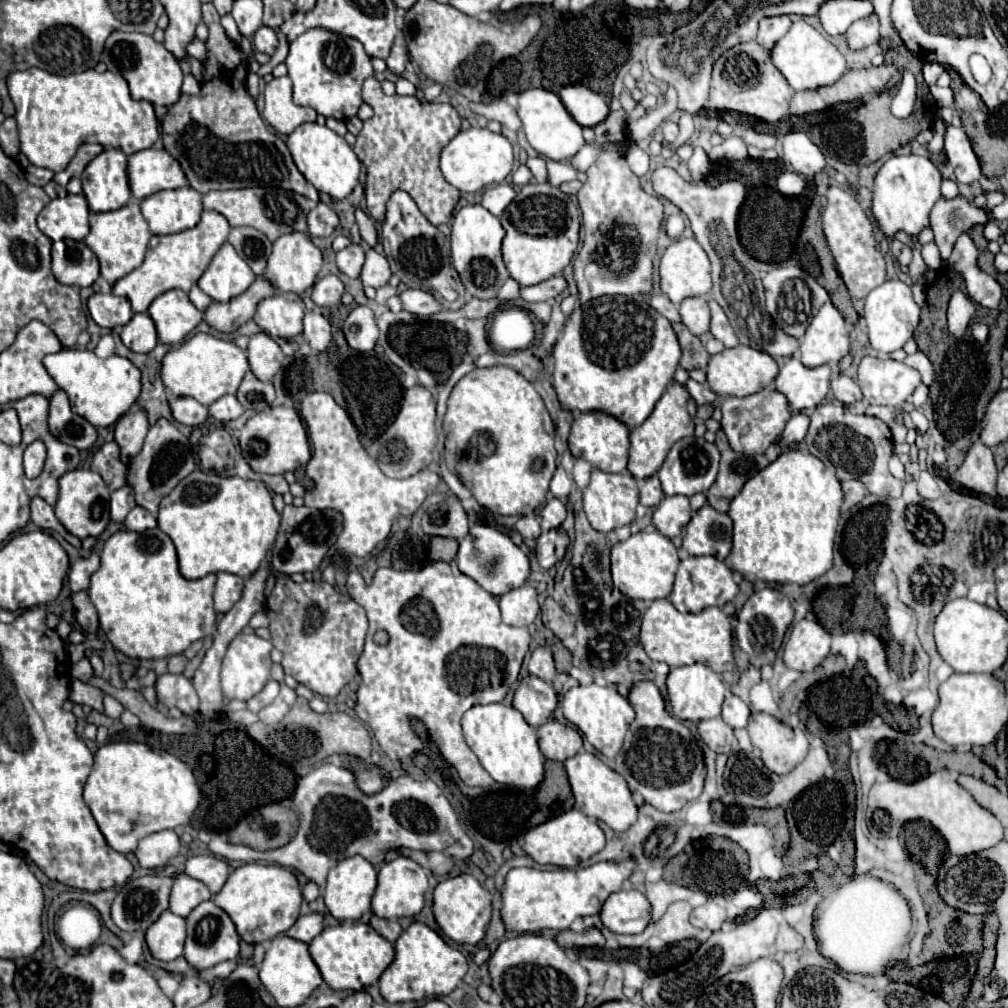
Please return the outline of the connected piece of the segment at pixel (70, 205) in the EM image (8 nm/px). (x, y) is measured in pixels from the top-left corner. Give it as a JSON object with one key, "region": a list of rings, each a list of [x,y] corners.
{"region":[[[82,194],[54,198],[38,216],[38,228],[52,240],[84,240],[88,234],[88,204]]]}

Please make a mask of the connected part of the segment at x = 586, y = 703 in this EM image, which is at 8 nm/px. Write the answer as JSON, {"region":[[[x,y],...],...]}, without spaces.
{"region":[[[574,686],[566,692],[562,700],[564,718],[578,726],[578,730],[584,734],[584,738],[606,758],[614,758],[624,742],[624,734],[628,732],[630,722],[634,720],[634,710],[630,702],[616,692],[614,686]]]}

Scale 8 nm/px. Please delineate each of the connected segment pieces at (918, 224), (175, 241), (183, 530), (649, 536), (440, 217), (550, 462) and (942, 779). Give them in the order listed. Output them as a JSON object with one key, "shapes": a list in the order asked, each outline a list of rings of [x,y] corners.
{"shapes":[[[[892,156],[878,170],[872,184],[872,216],[876,226],[886,238],[894,238],[896,232],[918,236],[930,226],[930,210],[940,198],[940,170],[926,156]]],[[[204,212],[202,220],[190,230],[184,230],[178,234],[168,234],[168,236],[152,236],[144,262],[138,268],[134,268],[130,274],[120,278],[114,284],[112,292],[116,296],[126,296],[130,300],[134,312],[146,312],[148,306],[152,304],[152,300],[156,296],[164,294],[166,290],[180,288],[180,290],[188,292],[198,282],[198,278],[204,274],[204,270],[208,268],[210,260],[220,250],[220,244],[226,242],[228,232],[230,232],[228,220],[222,214]]],[[[194,470],[160,502],[158,528],[168,534],[178,552],[180,574],[188,580],[206,574],[230,572],[252,576],[266,552],[272,548],[280,526],[280,514],[272,506],[272,496],[264,482],[222,478]]],[[[652,515],[638,516],[629,525],[610,532],[616,532],[618,538],[616,546],[610,548],[613,586],[634,600],[658,600],[670,596],[680,558],[670,538],[662,536],[653,525]]],[[[368,78],[364,82],[362,100],[374,110],[374,116],[364,122],[364,128],[356,138],[354,152],[366,166],[366,176],[368,176],[366,178],[366,202],[368,202],[370,216],[376,222],[384,222],[388,198],[392,196],[392,192],[404,190],[412,196],[412,200],[418,204],[420,212],[428,218],[430,224],[434,224],[434,226],[446,224],[452,218],[452,212],[454,212],[454,206],[460,198],[460,192],[444,180],[440,166],[438,166],[438,158],[440,158],[442,148],[460,132],[462,120],[460,120],[458,112],[450,104],[434,104],[434,102],[420,104],[414,96],[398,96],[398,94],[386,96],[376,78]]],[[[508,366],[474,368],[452,390],[444,414],[446,466],[462,480],[480,506],[502,516],[530,516],[546,500],[550,478],[556,470],[554,422],[532,386],[520,372]]],[[[938,770],[914,784],[890,780],[884,784],[874,784],[870,788],[866,822],[872,836],[894,838],[898,836],[900,826],[910,820],[930,822],[944,836],[950,854],[956,856],[968,856],[980,850],[988,850],[996,846],[1004,834],[998,818],[976,804],[976,800],[956,782],[956,778],[948,770]]]]}

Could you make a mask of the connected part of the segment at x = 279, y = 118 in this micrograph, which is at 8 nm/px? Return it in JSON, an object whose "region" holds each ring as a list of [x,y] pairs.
{"region":[[[288,76],[274,78],[266,84],[264,98],[263,119],[280,134],[292,134],[296,126],[316,120],[316,112],[312,108],[302,108],[292,102],[292,80]]]}

